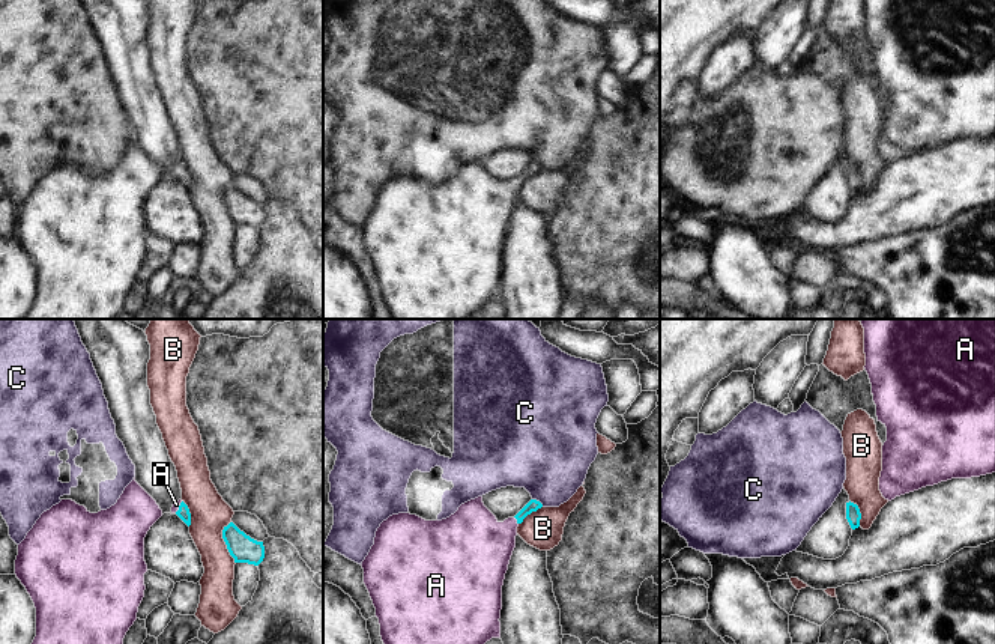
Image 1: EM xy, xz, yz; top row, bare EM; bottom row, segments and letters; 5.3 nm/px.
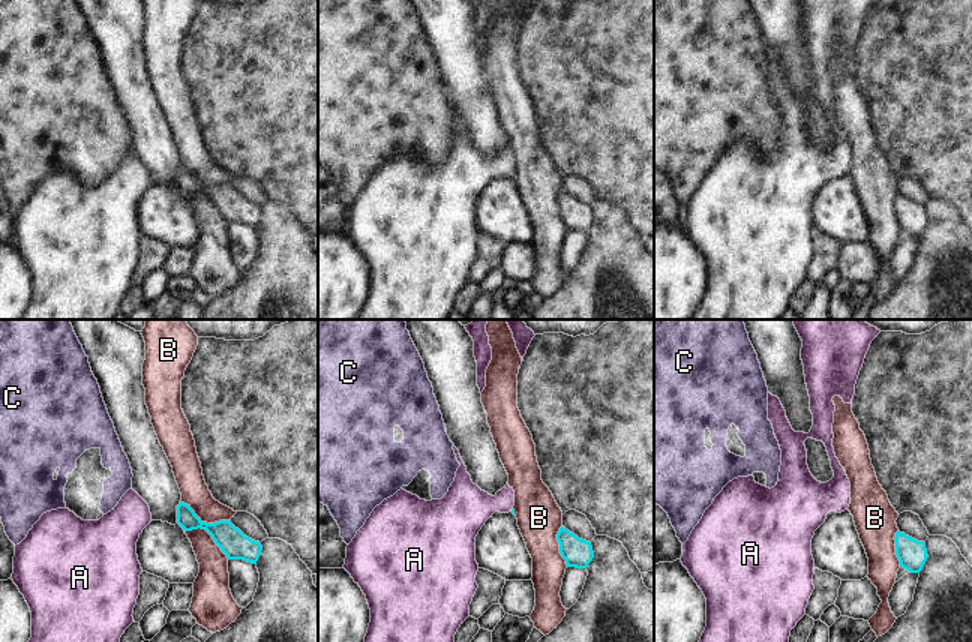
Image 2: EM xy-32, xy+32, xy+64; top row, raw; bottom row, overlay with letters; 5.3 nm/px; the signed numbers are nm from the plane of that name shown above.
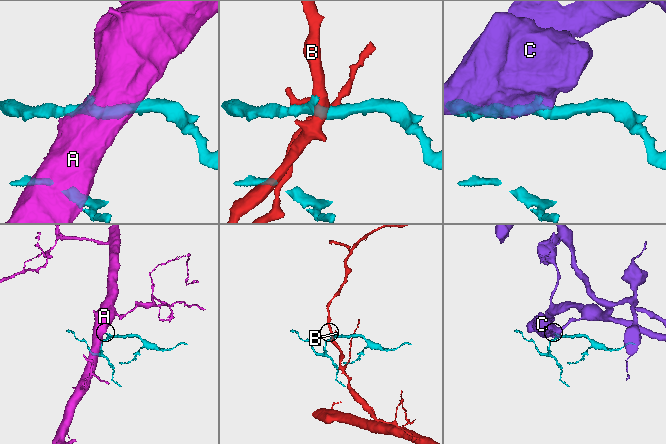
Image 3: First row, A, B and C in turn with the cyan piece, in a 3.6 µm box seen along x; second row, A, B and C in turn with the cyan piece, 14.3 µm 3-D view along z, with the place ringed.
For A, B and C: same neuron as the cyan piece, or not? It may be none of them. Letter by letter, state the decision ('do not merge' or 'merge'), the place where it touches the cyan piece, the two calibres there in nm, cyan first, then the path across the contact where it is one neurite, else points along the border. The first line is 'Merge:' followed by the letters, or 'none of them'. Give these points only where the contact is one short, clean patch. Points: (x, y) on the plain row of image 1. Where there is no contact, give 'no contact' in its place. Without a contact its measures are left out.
Merge: A
A: merge | xz (517, 184) | 60/340 nm | across xz (532, 169), (517, 184), (496, 203), (480, 211)
B: do not merge | xy (224, 203) | 150/200 nm
C: do not merge | xz (538, 164) | 60/440 nm

